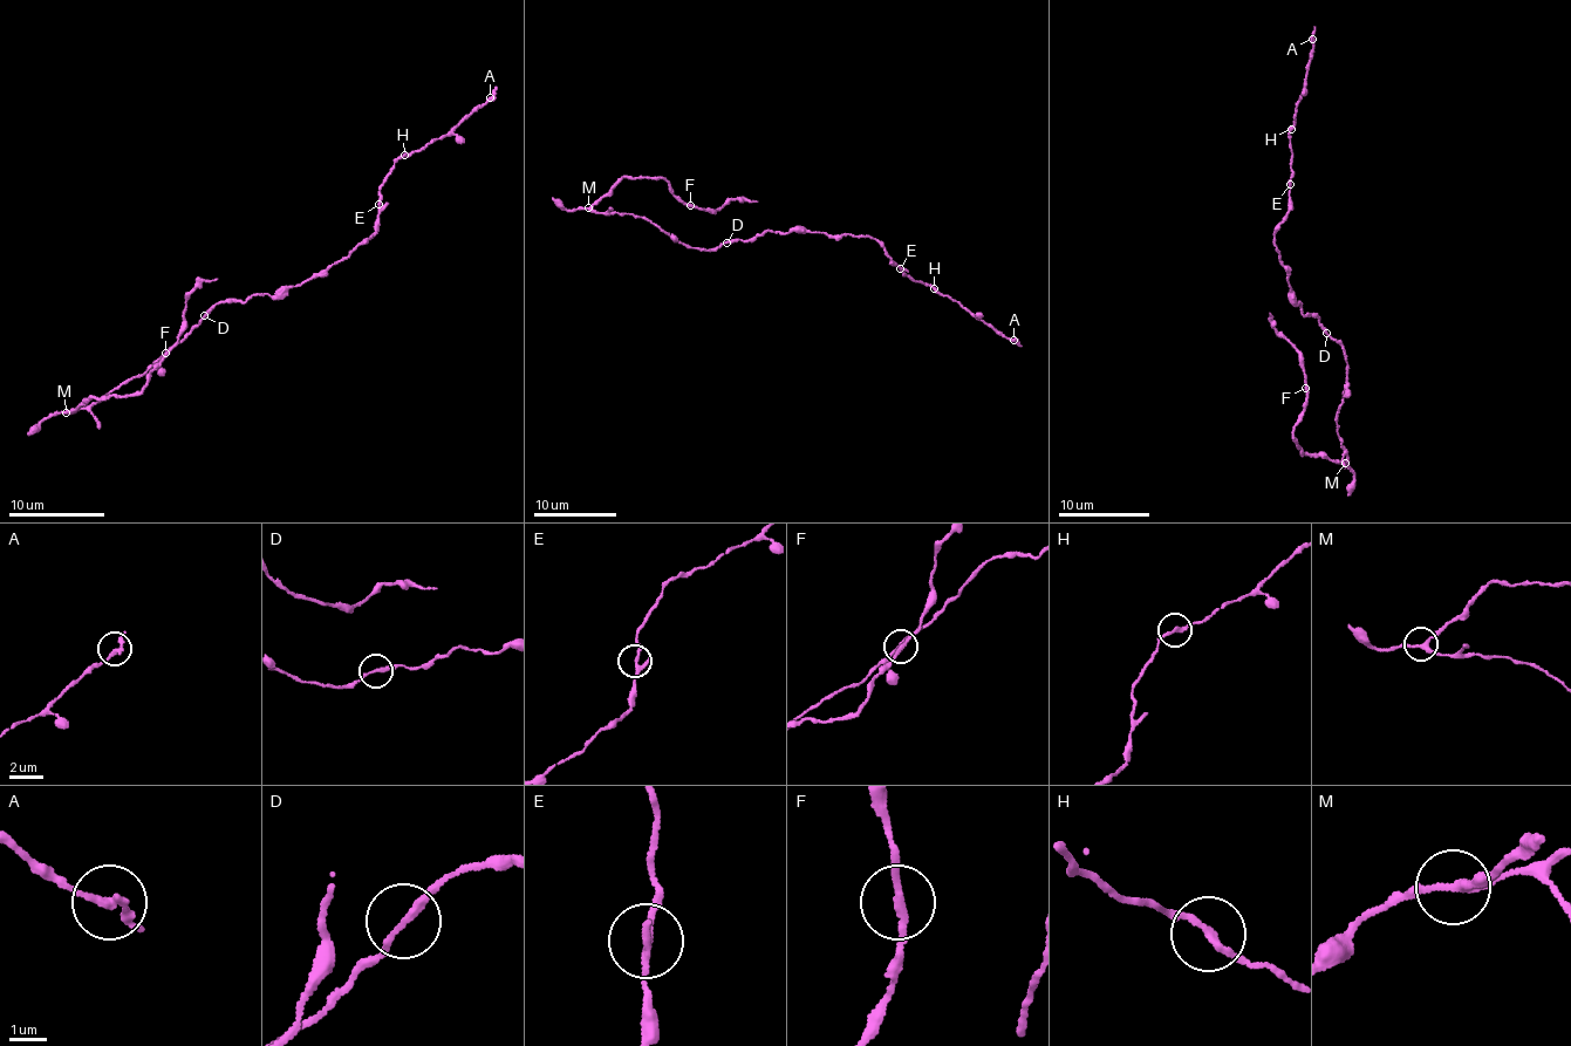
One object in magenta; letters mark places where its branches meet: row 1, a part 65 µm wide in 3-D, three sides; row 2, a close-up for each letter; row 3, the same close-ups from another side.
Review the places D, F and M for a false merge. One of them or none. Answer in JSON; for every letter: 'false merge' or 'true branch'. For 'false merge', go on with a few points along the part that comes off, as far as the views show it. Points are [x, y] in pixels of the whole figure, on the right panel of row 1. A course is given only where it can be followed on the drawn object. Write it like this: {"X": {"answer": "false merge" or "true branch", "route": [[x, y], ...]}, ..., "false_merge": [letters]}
{"D": {"answer": "false merge", "route": [[1327, 333], [1309, 313], [1303, 315], [1302, 306], [1292, 299], [1274, 240], [1288, 211], [1290, 141], [1315, 26]]}, "F": {"answer": "true branch"}, "M": {"answer": "true branch"}, "false_merge": ["D"]}

